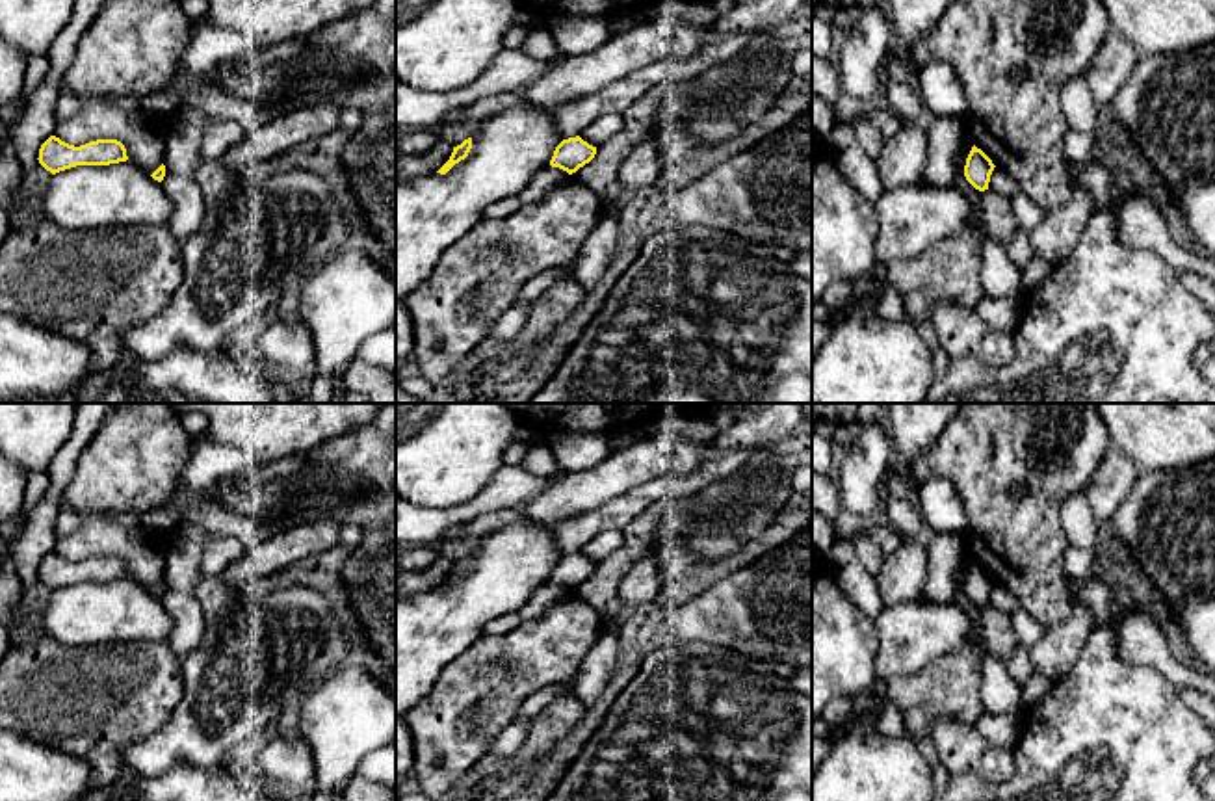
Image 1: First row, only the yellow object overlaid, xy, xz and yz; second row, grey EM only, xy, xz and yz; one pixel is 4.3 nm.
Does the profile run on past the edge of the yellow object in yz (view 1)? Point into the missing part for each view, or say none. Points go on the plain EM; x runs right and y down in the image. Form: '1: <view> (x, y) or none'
1: none

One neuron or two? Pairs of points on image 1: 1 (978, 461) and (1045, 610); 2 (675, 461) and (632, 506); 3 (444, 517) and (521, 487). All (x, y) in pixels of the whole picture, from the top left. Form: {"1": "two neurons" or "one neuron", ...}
{"1": "one neuron", "2": "two neurons", "3": "one neuron"}

